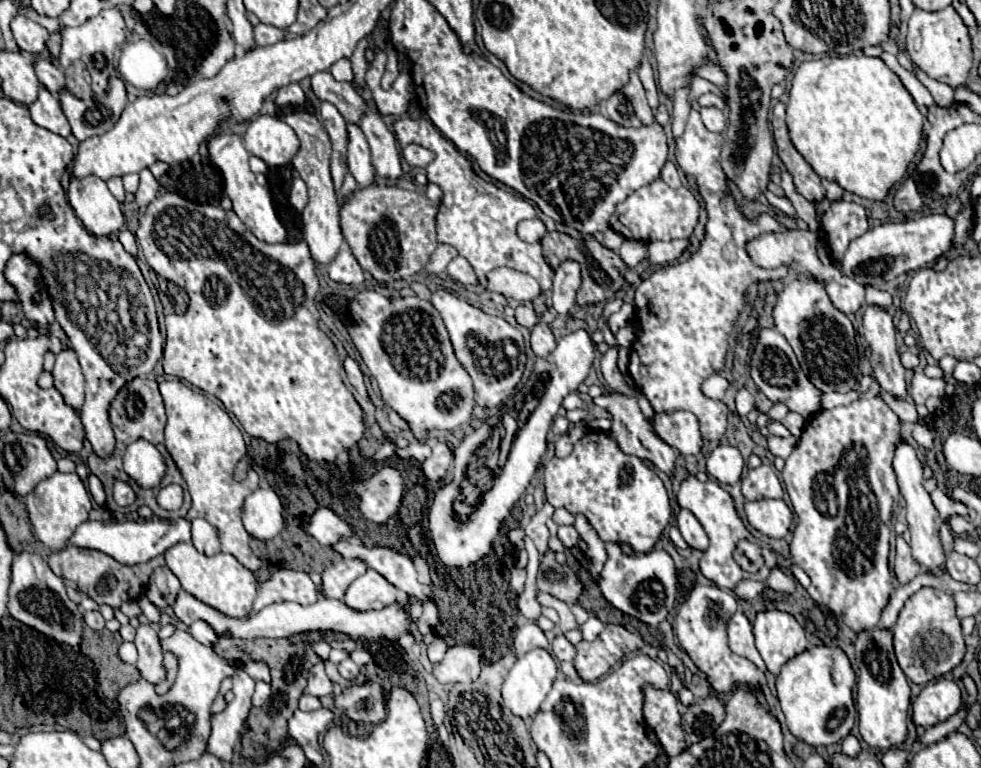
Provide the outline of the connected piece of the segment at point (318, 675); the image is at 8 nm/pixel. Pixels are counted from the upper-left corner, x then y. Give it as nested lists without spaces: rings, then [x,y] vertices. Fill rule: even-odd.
[[[323,661],[317,663],[315,667],[311,667],[309,671],[309,685],[305,689],[305,693],[313,695],[313,697],[323,697],[323,695],[331,695],[333,693],[333,683],[329,681]]]

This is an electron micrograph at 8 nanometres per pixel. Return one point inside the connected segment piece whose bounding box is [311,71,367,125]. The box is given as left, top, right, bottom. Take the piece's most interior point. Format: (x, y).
(351, 105)

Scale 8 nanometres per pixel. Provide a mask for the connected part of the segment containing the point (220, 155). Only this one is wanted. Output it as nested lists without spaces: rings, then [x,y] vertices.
[[[219,129],[209,141],[209,153],[213,157],[213,161],[217,163],[217,167],[221,169],[223,177],[225,177],[225,193],[229,195],[229,199],[233,201],[233,211],[237,213],[237,217],[245,223],[245,227],[261,241],[265,243],[285,243],[287,241],[287,231],[283,227],[283,223],[279,221],[275,207],[273,207],[273,199],[270,190],[267,187],[257,185],[255,175],[249,169],[249,153],[243,147],[243,139],[239,135],[227,135],[227,129]]]

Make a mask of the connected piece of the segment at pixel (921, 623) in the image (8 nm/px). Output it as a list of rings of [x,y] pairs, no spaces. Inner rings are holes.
[[[921,587],[917,593],[913,593],[905,601],[905,607],[901,609],[893,627],[893,647],[903,673],[917,685],[939,679],[957,667],[965,655],[965,639],[961,621],[955,613],[953,595],[933,587]]]

